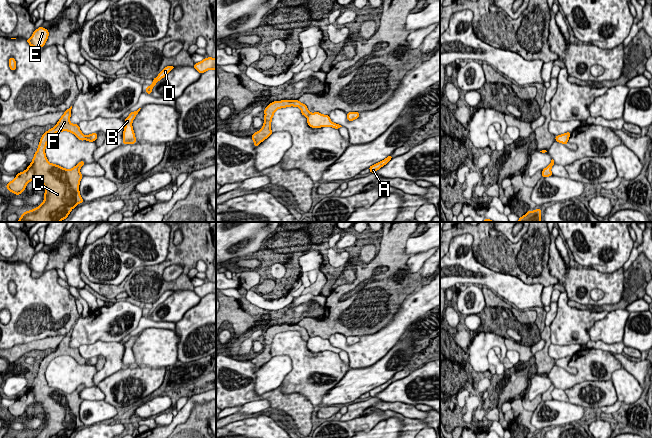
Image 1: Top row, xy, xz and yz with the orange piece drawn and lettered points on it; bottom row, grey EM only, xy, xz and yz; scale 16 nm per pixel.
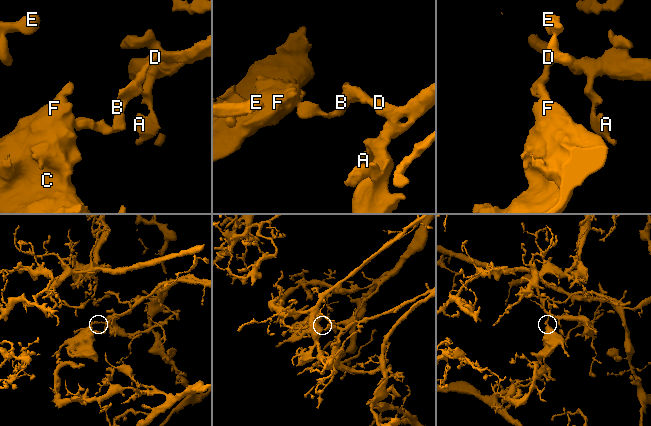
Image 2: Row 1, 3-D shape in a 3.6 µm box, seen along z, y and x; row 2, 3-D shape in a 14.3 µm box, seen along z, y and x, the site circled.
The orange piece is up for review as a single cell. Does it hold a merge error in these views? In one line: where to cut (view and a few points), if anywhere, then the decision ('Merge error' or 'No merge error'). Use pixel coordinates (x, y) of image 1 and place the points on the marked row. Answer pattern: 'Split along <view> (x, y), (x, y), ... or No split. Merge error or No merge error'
Split along xy (86, 136), (84, 139). Merge error

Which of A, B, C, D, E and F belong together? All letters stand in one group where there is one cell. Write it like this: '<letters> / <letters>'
A B D E / C F

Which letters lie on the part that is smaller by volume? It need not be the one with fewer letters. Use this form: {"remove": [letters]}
{"remove": ["C", "F"]}

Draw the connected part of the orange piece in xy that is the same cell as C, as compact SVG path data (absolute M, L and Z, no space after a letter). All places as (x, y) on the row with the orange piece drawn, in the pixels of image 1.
M72 106L64 112L53 128L43 133L31 164L6 185L6 188L16 195L25 191L30 181L37 179L41 180L45 188L44 201L37 208L24 212L17 222L61 222L77 204L84 202L79 192L80 180L83 177L79 169L85 162L80 161L72 169L65 169L50 163L45 154L48 141L58 132L68 131L81 141L86 139L79 125L70 123L71 109Z

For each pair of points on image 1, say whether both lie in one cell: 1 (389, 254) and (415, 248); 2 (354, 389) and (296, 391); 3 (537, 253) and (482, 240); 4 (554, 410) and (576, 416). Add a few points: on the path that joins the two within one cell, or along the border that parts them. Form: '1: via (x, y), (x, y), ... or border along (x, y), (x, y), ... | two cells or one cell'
1: border along (409, 236), (405, 252), (410, 256) | two cells
2: border along (345, 373), (328, 391), (320, 403) | two cells
3: via (523, 259), (505, 259), (496, 252) | one cell
4: via (559, 413), (571, 414) | one cell

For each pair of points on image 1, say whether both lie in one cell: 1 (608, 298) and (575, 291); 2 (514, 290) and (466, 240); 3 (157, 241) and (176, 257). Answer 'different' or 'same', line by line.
1: same
2: same
3: different

